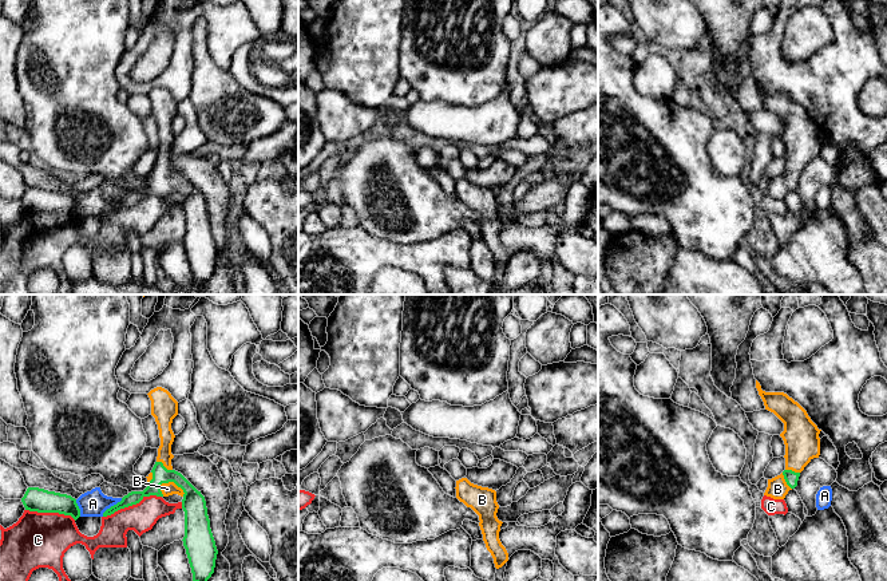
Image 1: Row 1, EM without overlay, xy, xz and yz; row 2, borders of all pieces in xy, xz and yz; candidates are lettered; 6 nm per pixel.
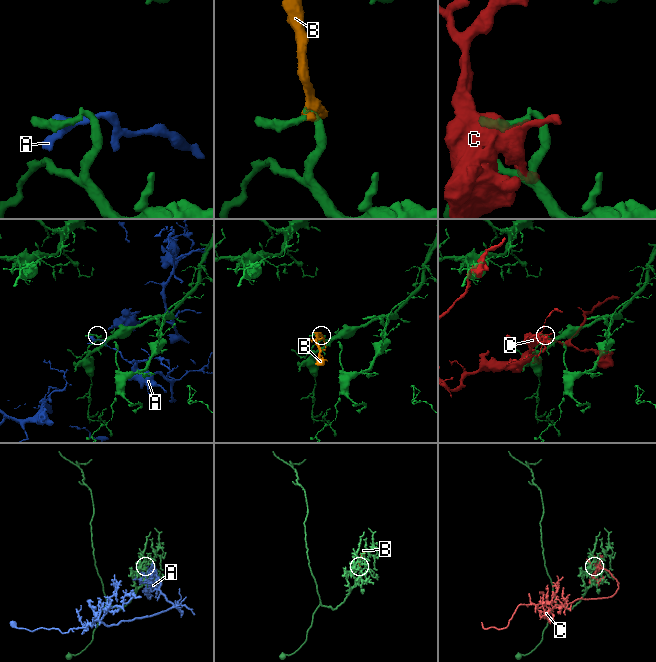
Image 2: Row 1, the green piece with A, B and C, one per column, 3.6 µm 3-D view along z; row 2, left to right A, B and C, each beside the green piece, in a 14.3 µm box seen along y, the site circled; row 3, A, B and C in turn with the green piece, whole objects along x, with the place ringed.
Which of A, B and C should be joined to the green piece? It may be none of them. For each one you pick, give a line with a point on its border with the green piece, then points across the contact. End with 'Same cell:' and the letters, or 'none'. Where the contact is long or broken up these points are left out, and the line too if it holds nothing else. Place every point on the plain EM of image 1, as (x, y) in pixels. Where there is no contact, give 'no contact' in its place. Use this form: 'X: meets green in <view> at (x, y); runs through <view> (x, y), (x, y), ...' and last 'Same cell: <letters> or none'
B: meets green in xy at (174, 182); runs through xy (195, 213), (193, 200), (174, 182), (167, 189)
Same cell: B

